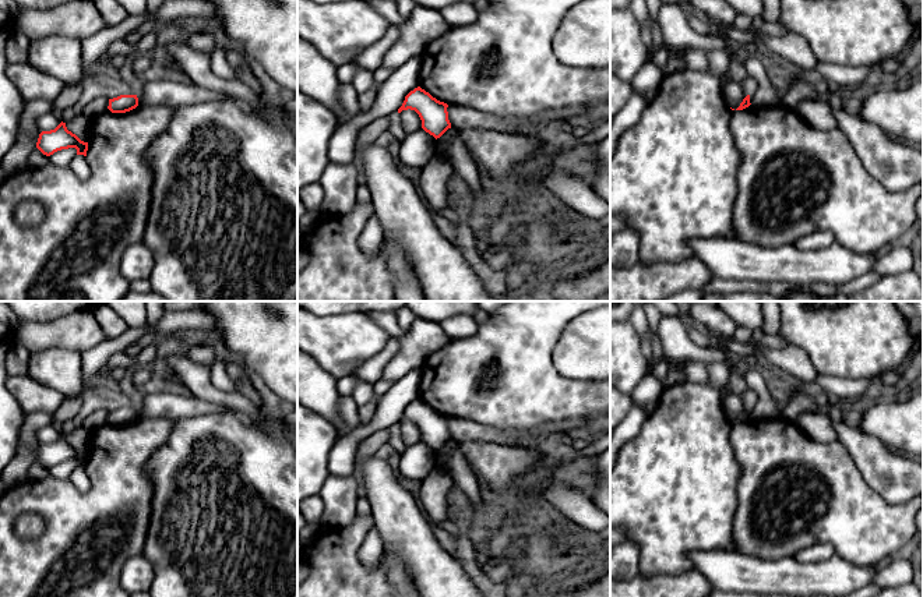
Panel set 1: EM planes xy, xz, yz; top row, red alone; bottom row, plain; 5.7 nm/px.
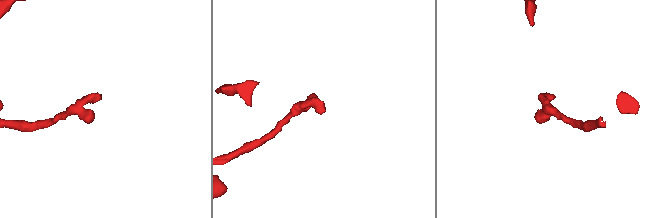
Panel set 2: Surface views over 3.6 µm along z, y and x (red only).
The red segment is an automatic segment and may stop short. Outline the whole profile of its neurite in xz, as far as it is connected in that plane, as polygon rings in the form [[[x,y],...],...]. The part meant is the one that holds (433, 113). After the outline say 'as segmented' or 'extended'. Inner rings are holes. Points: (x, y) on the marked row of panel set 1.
[[[418,86],[405,96],[398,113],[408,109],[415,110],[422,120],[422,128],[437,139],[451,128],[447,107],[447,103]]]; as segmented

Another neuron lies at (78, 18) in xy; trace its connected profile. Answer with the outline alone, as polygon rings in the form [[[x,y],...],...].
[[[71,0],[49,10],[21,10],[15,17],[15,29],[31,42],[52,35],[84,40],[105,27],[94,0]]]

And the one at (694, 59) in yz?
[[[688,49],[683,53],[683,60],[690,70],[705,71],[708,68],[707,53],[698,49]]]

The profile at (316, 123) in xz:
[[[297,86],[297,192],[317,183],[330,165],[328,144],[338,128],[337,114]]]

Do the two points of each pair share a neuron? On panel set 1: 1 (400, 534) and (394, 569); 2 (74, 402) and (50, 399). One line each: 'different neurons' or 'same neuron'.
1: different neurons
2: different neurons

